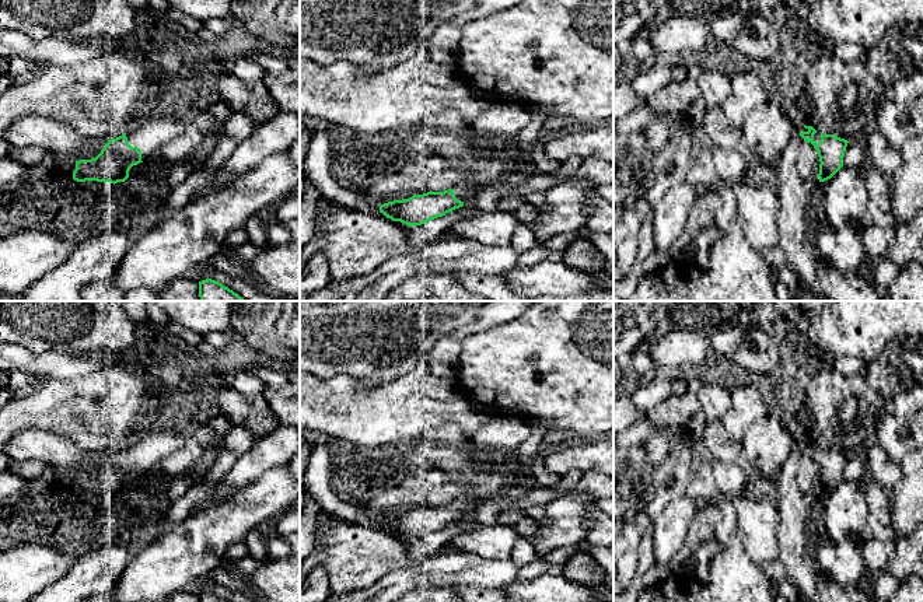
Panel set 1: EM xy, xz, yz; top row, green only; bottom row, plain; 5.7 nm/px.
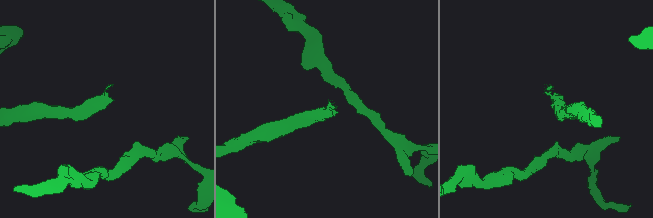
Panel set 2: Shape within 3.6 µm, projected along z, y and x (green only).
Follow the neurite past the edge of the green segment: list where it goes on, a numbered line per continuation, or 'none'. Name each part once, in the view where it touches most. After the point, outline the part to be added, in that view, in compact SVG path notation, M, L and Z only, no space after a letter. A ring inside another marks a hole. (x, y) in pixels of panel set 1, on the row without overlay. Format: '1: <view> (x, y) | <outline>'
1: xy (150, 448) | M139 430L126 447L127 456L141 465L141 475L161 472L161 462L181 448L188 435L172 430Z

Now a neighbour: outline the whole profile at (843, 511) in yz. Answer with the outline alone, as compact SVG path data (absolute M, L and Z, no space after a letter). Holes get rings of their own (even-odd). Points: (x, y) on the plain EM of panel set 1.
M842 480L831 493L821 496L818 518L824 539L839 542L854 535L866 542L871 538L861 483Z

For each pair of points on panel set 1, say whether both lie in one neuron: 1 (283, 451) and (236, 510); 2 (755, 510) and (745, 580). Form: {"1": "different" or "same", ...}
{"1": "different", "2": "different"}

